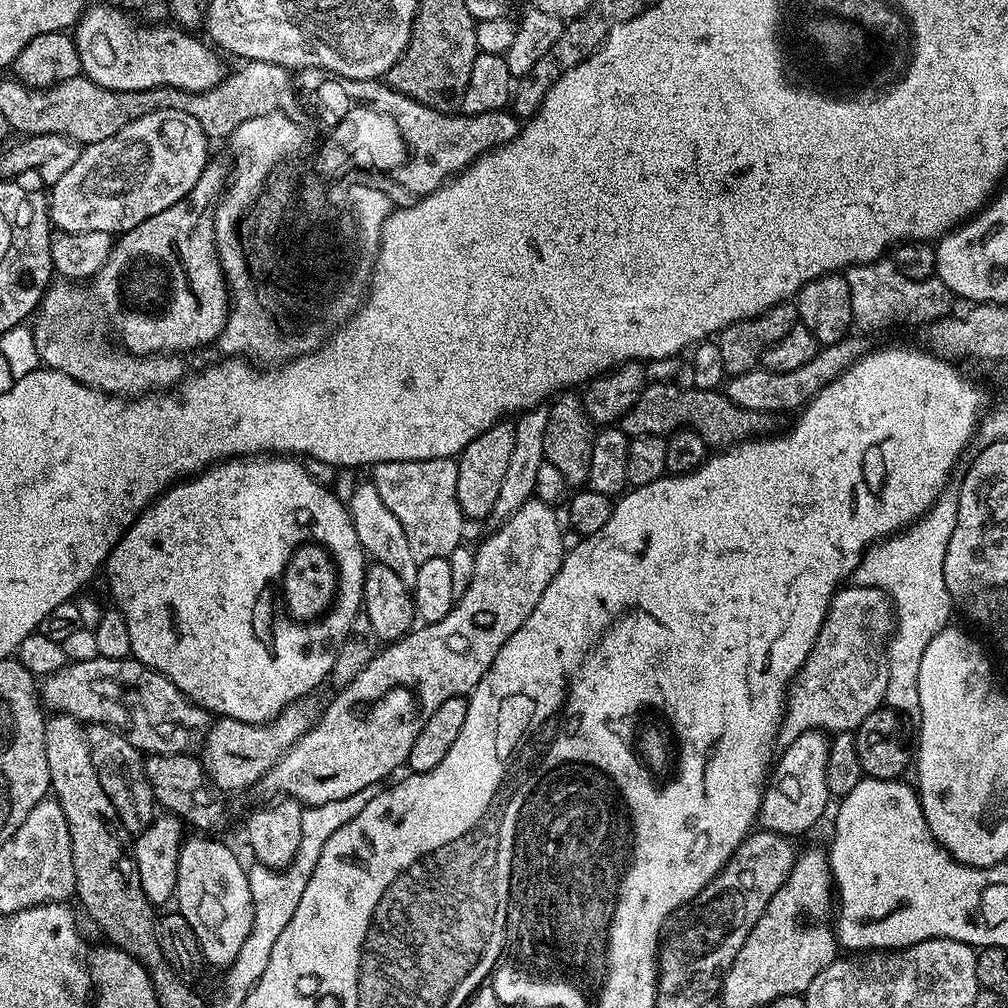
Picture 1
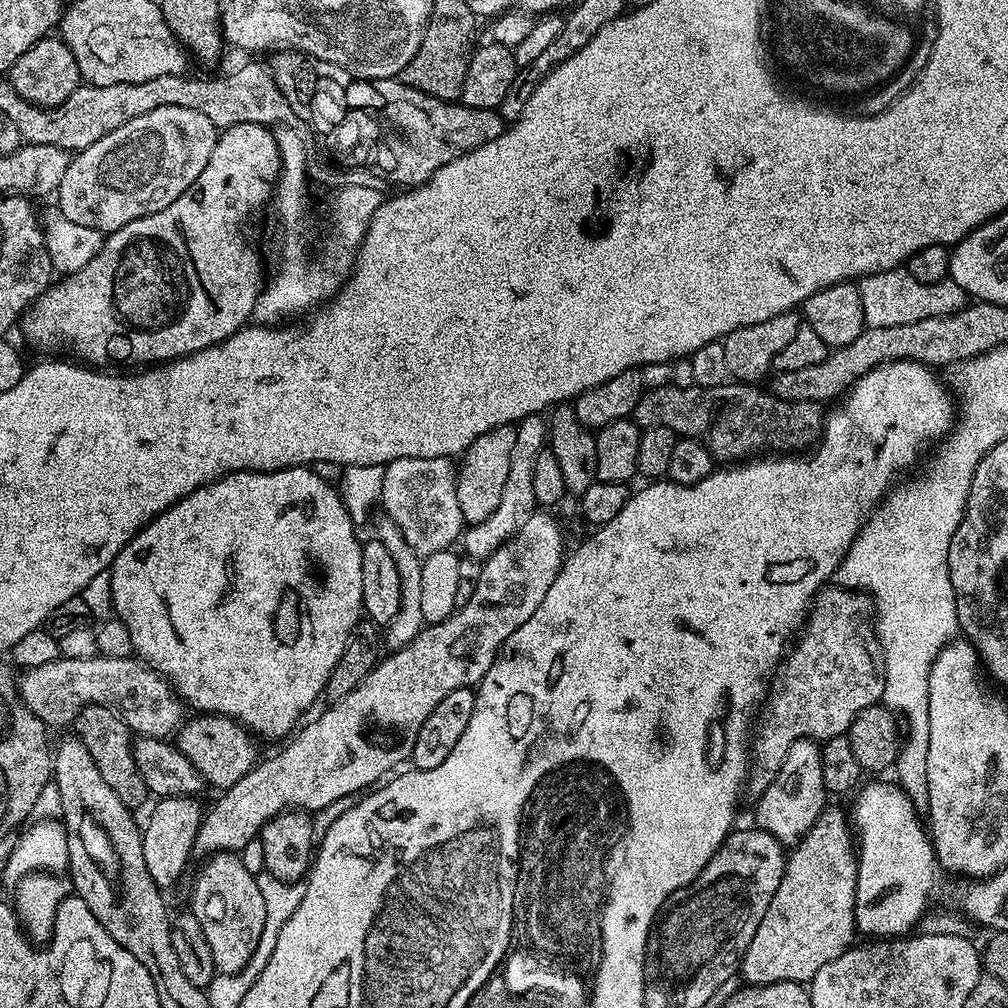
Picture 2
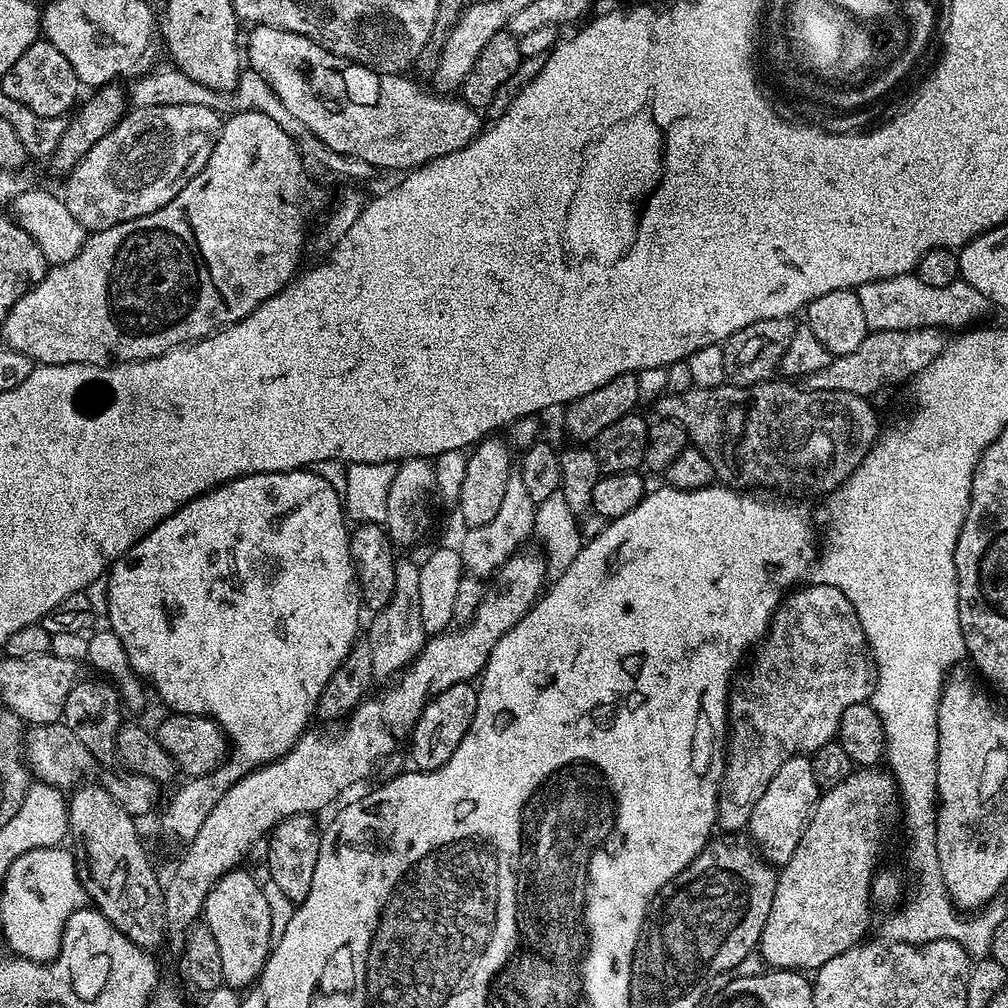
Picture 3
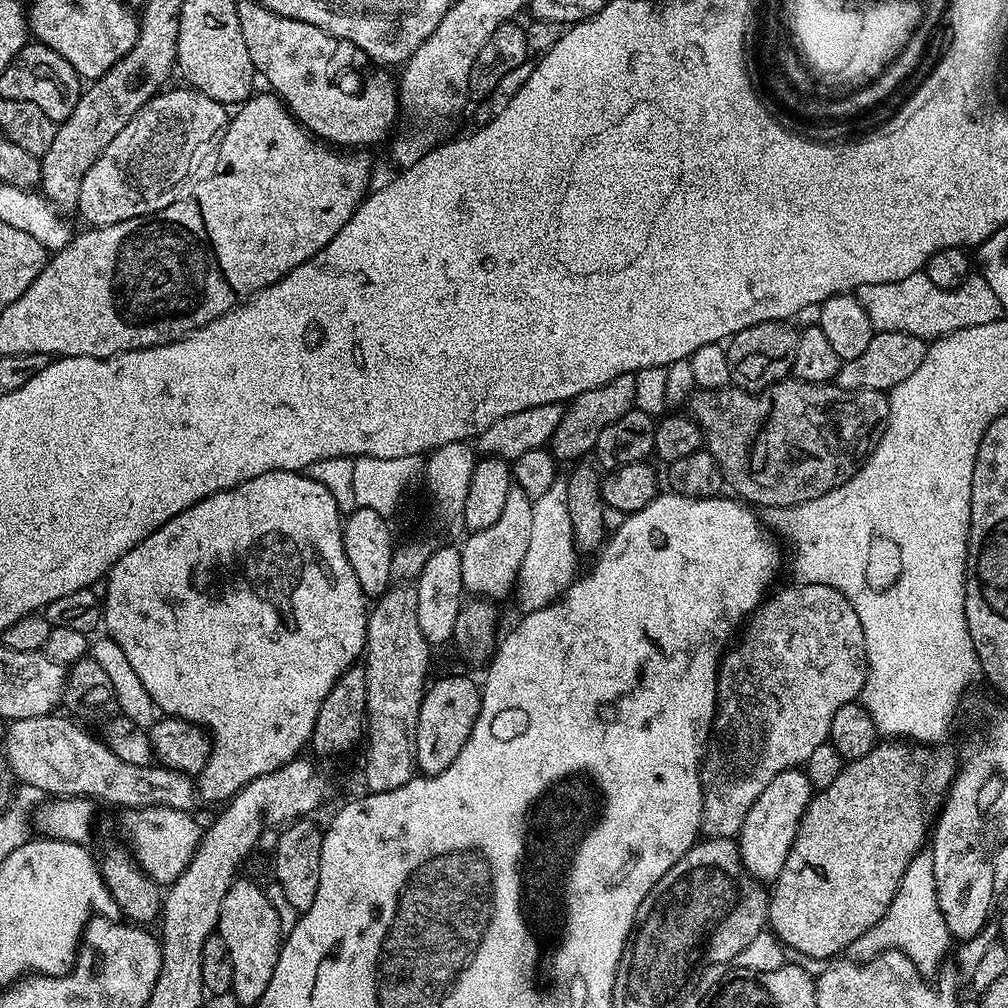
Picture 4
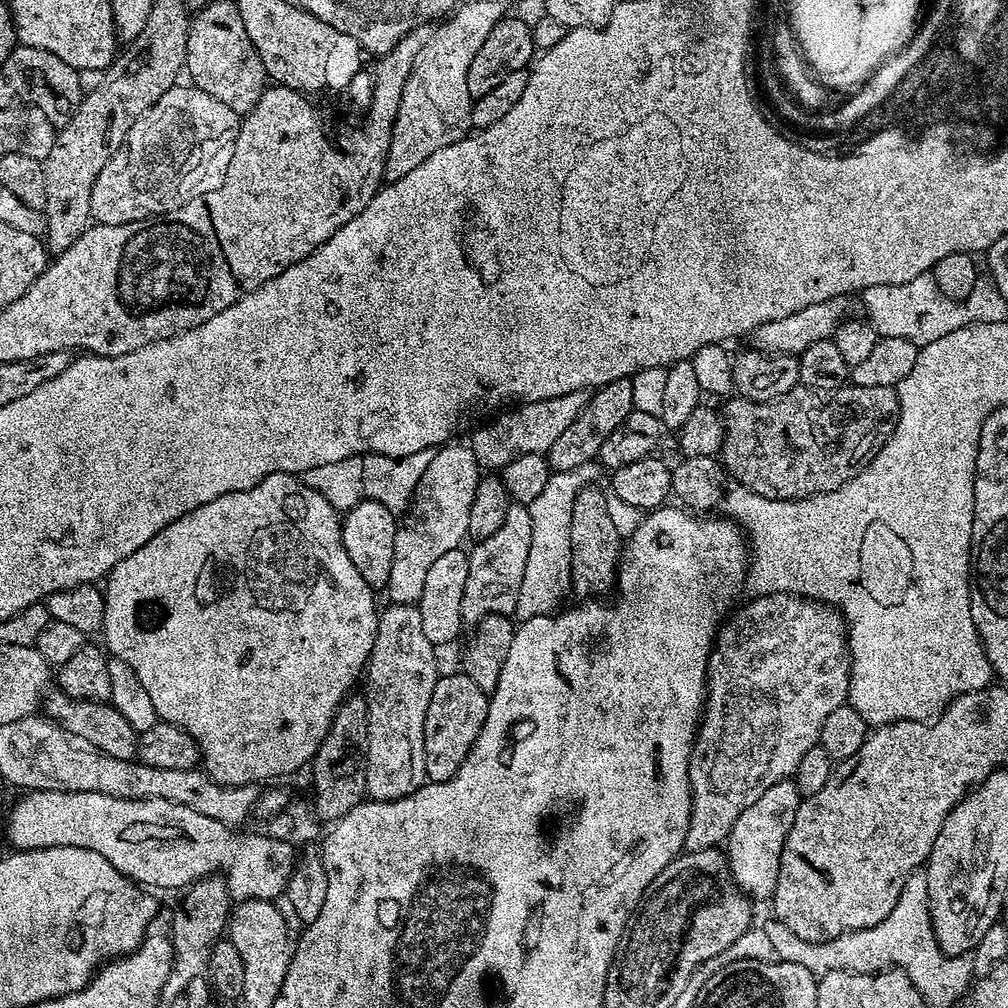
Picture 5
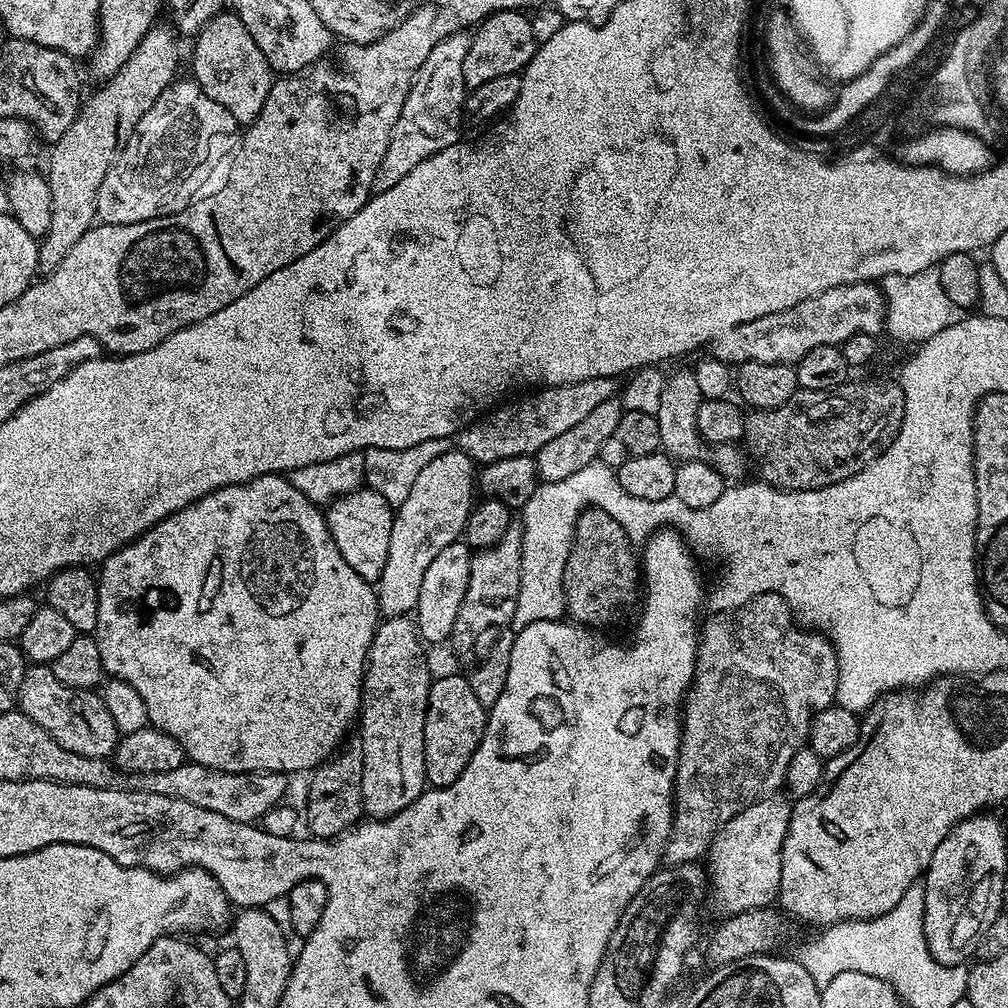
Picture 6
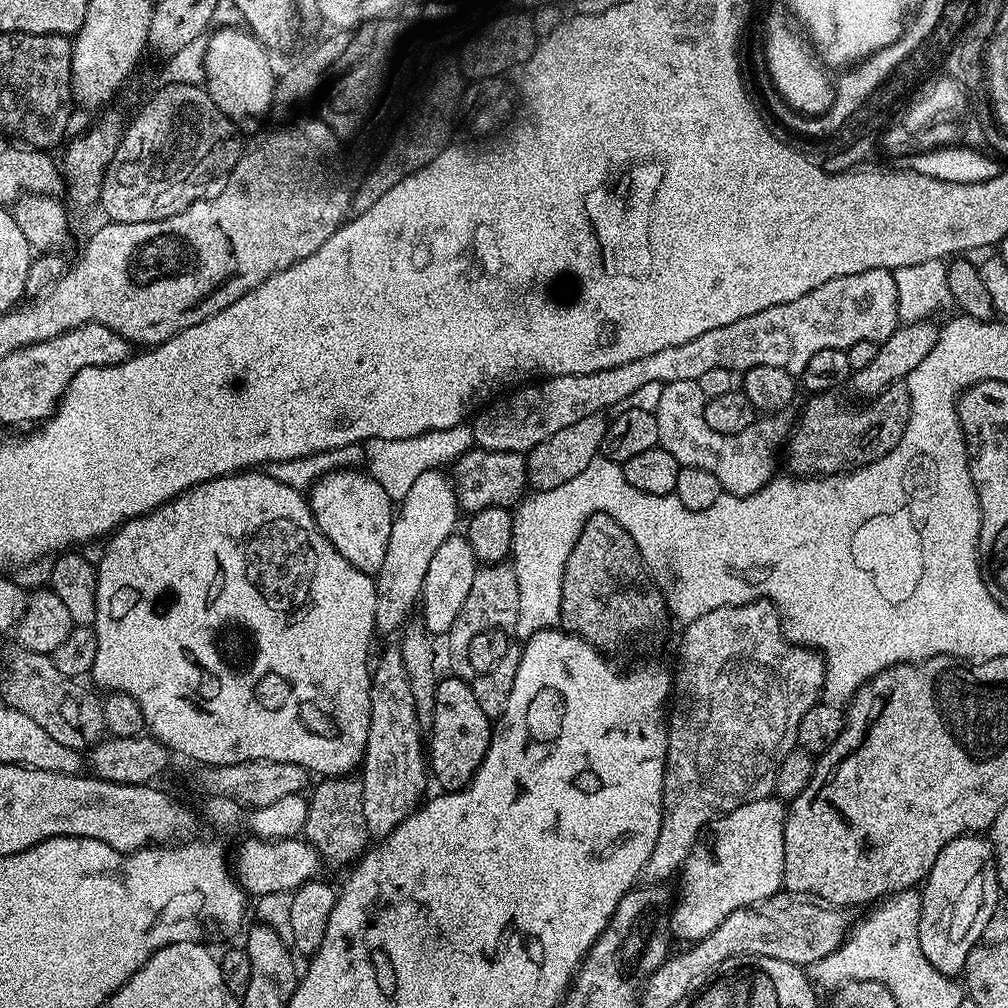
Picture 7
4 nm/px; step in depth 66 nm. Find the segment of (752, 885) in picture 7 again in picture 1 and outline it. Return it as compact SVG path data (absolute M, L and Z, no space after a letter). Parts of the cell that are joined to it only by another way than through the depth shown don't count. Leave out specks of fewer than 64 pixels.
M817 730L798 734L794 742L783 745L784 753L781 756L779 753L760 798L758 820L767 831L797 838L819 822L820 815L827 810L830 801L826 784L829 743L829 737Z

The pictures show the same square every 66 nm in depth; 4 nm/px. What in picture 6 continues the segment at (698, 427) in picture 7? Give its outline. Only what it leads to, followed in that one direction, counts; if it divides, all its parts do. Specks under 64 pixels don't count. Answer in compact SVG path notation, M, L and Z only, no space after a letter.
M691 375L670 376L665 381L660 408L655 414L661 449L677 461L704 461L721 473L725 479L741 479L746 466L748 467L745 451L736 444L710 445L700 437L700 431L697 430L697 414L698 406L701 405L702 400L701 390L692 380Z

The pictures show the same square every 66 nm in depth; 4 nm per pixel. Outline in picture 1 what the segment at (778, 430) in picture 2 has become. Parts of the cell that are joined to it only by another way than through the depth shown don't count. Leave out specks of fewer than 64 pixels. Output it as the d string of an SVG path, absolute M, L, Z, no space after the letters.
M649 383L640 391L638 402L626 410L626 414L619 420L618 427L625 436L667 437L677 429L691 429L698 433L705 445L713 449L723 450L739 441L753 435L752 428L756 428L762 420L761 413L748 411L736 407L719 391L701 390L699 388L682 388L676 383Z

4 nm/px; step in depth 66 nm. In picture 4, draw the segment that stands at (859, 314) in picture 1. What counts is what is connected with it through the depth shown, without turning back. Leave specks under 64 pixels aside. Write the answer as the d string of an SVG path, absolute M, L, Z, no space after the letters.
M918 271L910 278L902 278L898 282L862 286L856 289L854 295L860 301L862 310L866 310L866 315L869 316L876 332L904 331L906 334L920 336L925 342L936 340L954 330L966 330L970 326L986 326L986 322L1001 319L1006 312L1002 302L998 302L998 294L990 290L988 283L979 274L969 275L964 284L954 290L942 290L934 286L934 282L930 282L930 278L926 278L923 271Z

